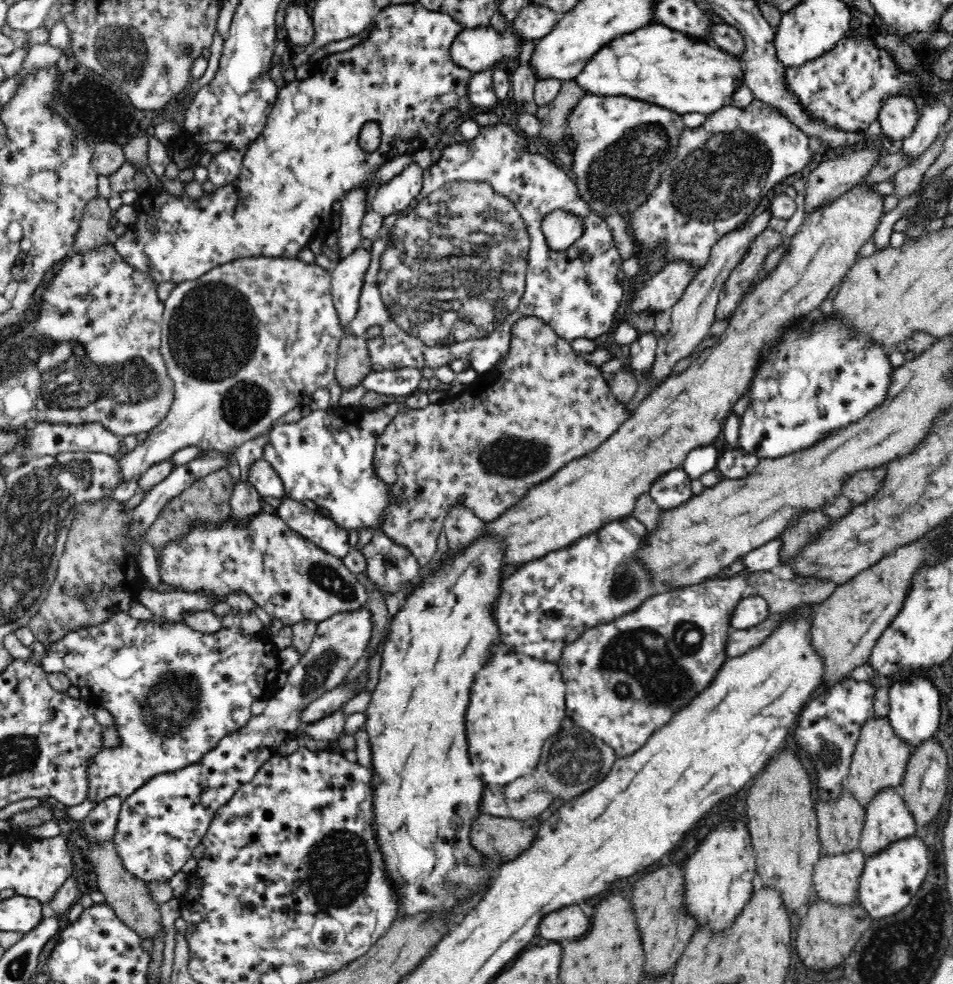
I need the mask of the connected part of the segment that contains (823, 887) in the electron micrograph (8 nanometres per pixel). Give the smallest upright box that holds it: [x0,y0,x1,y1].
[812,846,864,905]

